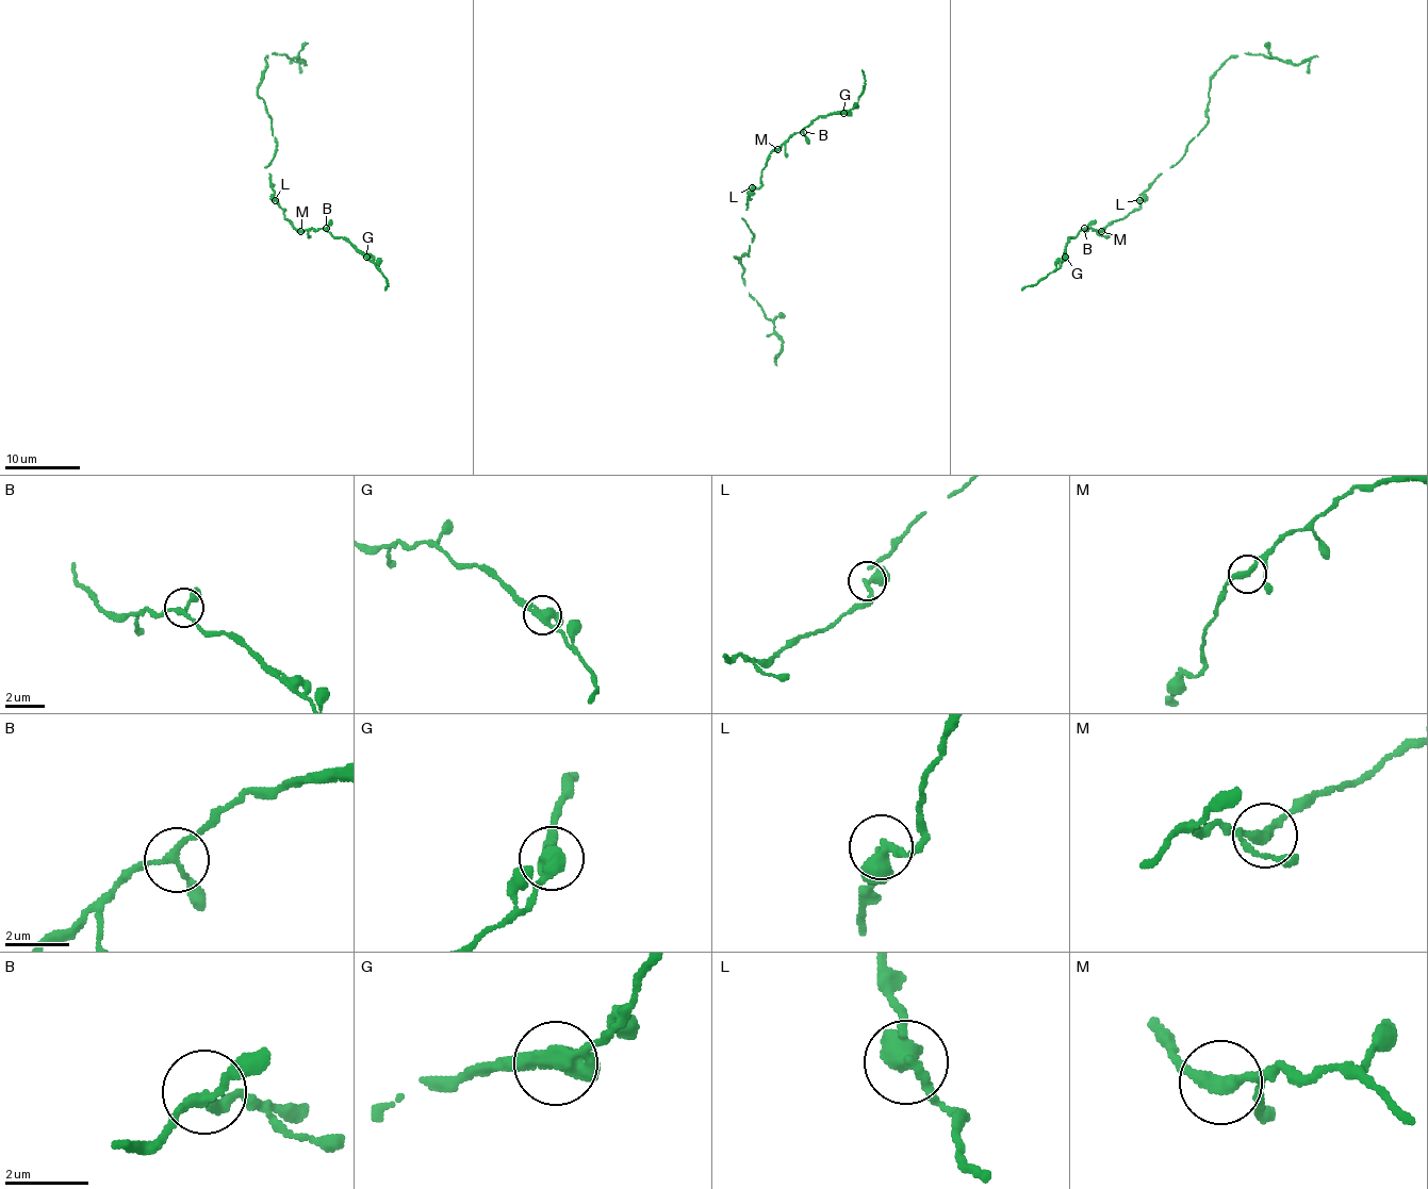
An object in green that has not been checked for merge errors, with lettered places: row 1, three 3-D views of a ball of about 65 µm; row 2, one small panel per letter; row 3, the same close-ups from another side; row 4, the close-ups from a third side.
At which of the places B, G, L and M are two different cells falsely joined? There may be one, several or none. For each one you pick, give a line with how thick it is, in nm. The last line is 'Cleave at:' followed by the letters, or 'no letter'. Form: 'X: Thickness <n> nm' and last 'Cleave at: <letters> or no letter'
Cleave at: no letter

